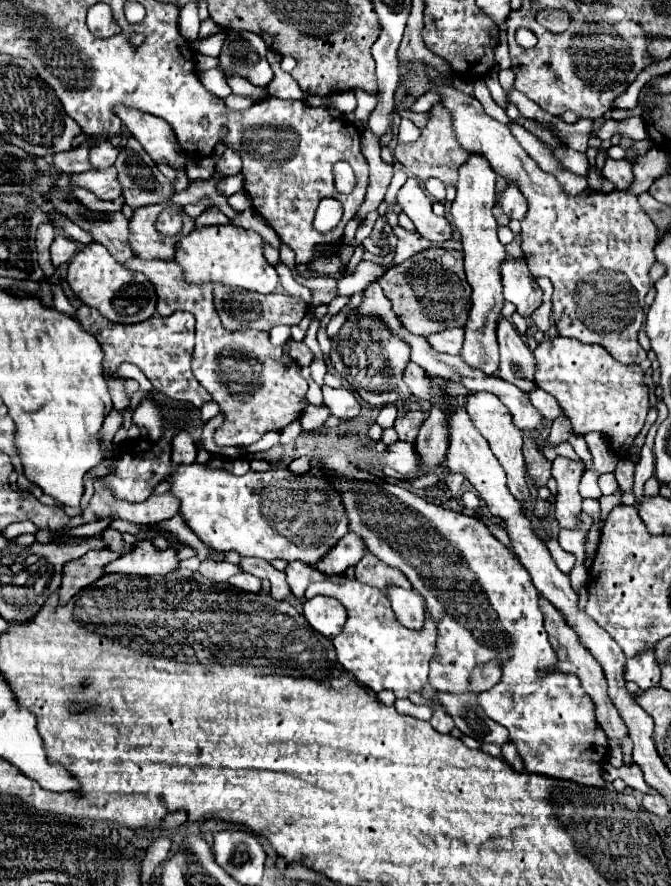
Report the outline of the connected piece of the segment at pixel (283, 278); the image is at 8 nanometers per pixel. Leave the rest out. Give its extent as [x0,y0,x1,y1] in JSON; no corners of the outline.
[276,260,312,304]

